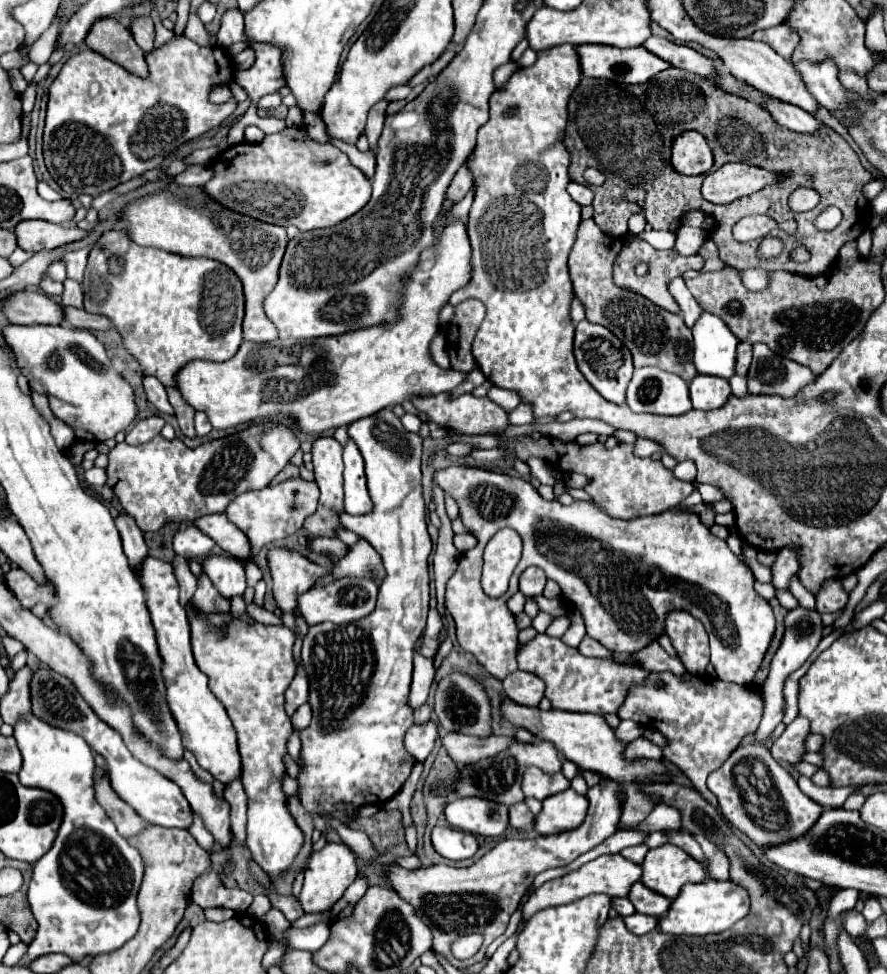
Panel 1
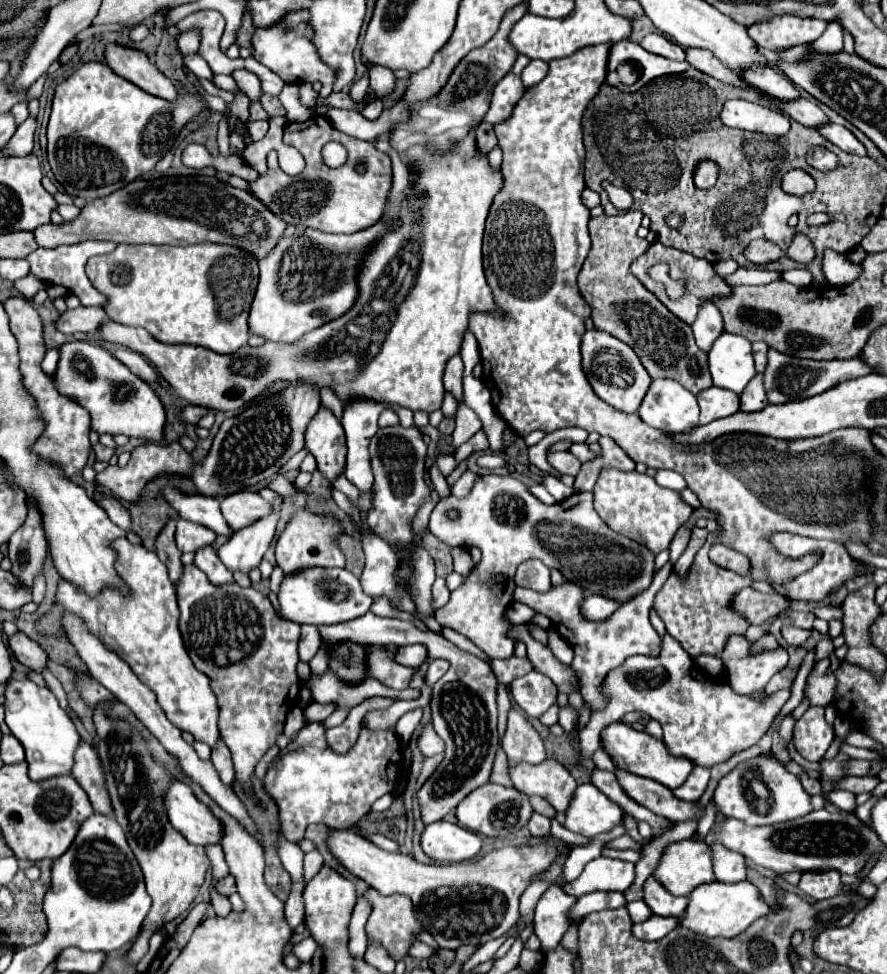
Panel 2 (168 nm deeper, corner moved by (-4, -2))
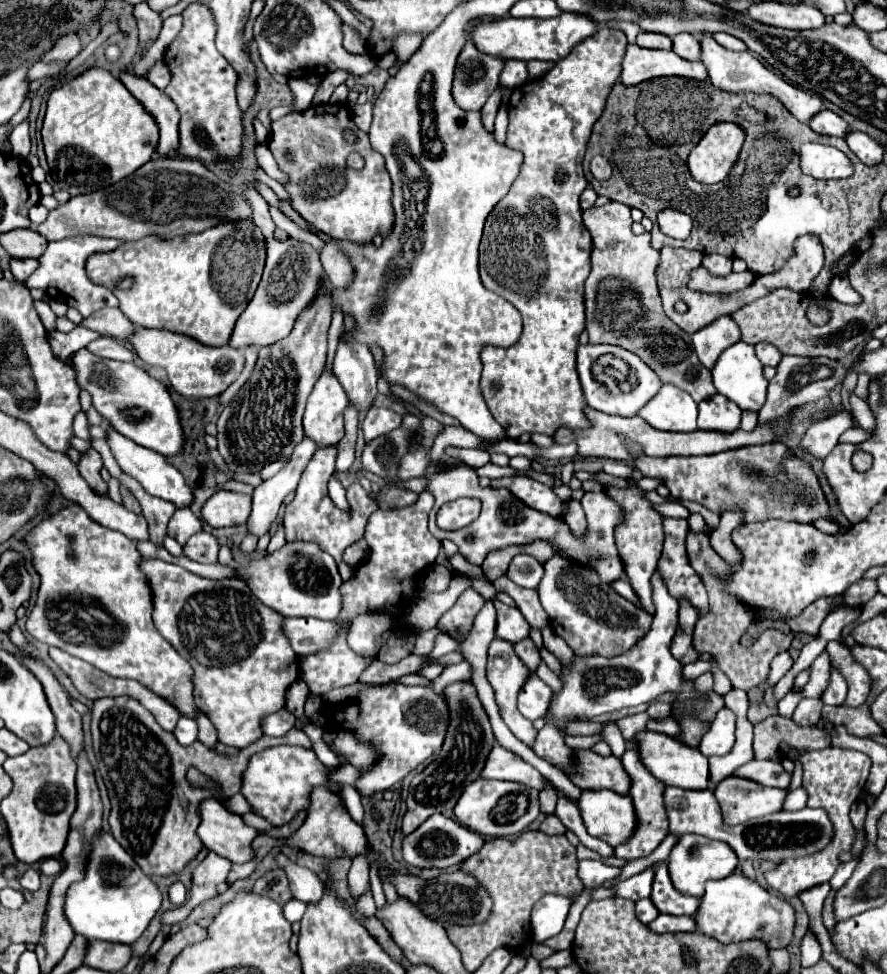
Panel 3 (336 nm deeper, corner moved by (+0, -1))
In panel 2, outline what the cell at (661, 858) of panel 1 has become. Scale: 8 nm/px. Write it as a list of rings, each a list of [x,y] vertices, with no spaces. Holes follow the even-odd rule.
[[[702,841],[672,843],[660,861],[654,877],[672,893],[688,897],[698,885],[712,883],[712,849]]]

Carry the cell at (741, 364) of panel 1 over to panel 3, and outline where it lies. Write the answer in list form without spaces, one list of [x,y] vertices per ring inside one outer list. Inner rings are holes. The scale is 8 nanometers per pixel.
[[[758,342],[756,346],[756,356],[758,360],[764,364],[764,366],[776,366],[782,358],[782,354],[772,346],[772,344],[766,344],[766,342]]]

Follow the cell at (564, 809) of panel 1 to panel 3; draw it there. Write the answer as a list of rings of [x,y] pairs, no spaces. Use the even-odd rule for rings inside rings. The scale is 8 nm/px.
[[[582,790],[578,808],[588,834],[608,842],[610,846],[626,842],[626,838],[630,838],[630,834],[634,832],[634,806],[630,802],[630,796],[618,796],[610,790]]]

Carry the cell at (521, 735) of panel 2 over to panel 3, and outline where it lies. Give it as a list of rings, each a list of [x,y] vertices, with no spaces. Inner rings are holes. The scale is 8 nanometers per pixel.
[[[494,638],[492,644],[490,644],[490,650],[488,650],[488,680],[490,680],[492,688],[494,688],[496,704],[500,708],[500,716],[504,718],[506,726],[512,730],[512,734],[518,740],[522,740],[526,746],[532,746],[534,740],[536,740],[538,730],[534,728],[534,724],[530,720],[522,718],[522,714],[516,708],[516,696],[518,696],[518,690],[522,688],[522,684],[526,682],[526,678],[528,678],[528,668],[514,654],[514,644],[510,644],[506,640],[500,640],[500,638]]]

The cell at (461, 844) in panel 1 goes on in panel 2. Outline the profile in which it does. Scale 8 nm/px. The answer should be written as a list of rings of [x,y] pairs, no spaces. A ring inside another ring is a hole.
[[[440,819],[422,831],[420,845],[422,851],[434,861],[460,863],[474,859],[480,853],[482,839],[480,835],[462,829],[460,825]]]

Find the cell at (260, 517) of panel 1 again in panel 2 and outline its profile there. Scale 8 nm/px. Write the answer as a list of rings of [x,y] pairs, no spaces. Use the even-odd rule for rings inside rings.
[[[238,491],[234,495],[228,495],[222,499],[220,507],[222,507],[222,515],[226,523],[234,531],[252,525],[254,521],[270,513],[270,503],[266,503],[254,491]]]

